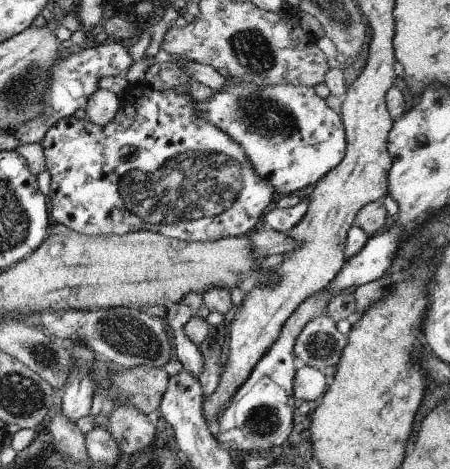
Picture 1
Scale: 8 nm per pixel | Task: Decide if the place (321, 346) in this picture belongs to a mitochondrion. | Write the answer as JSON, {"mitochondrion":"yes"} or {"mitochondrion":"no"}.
{"mitochondrion":"yes"}

